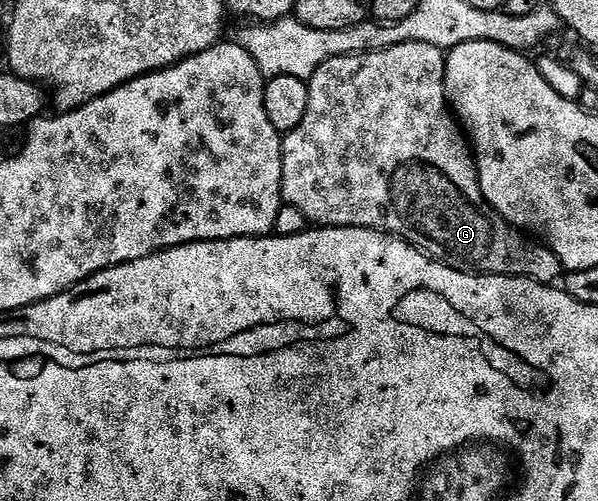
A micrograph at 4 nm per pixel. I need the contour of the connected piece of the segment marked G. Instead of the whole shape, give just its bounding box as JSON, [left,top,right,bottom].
[282,43,564,285]

